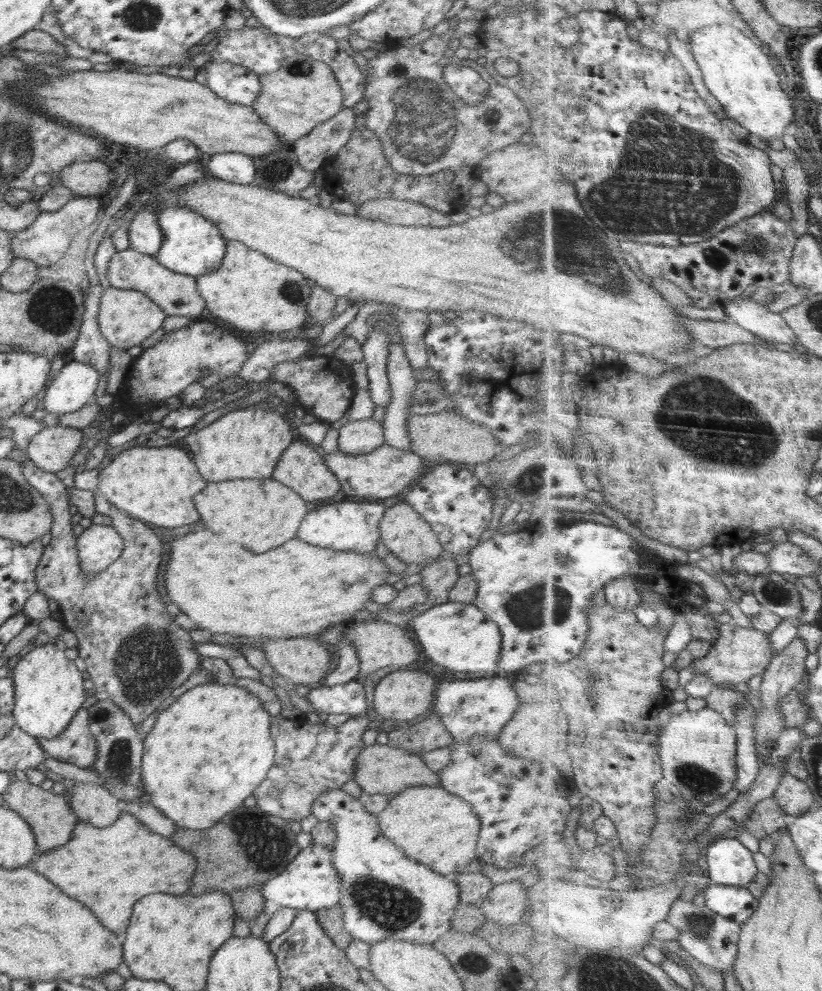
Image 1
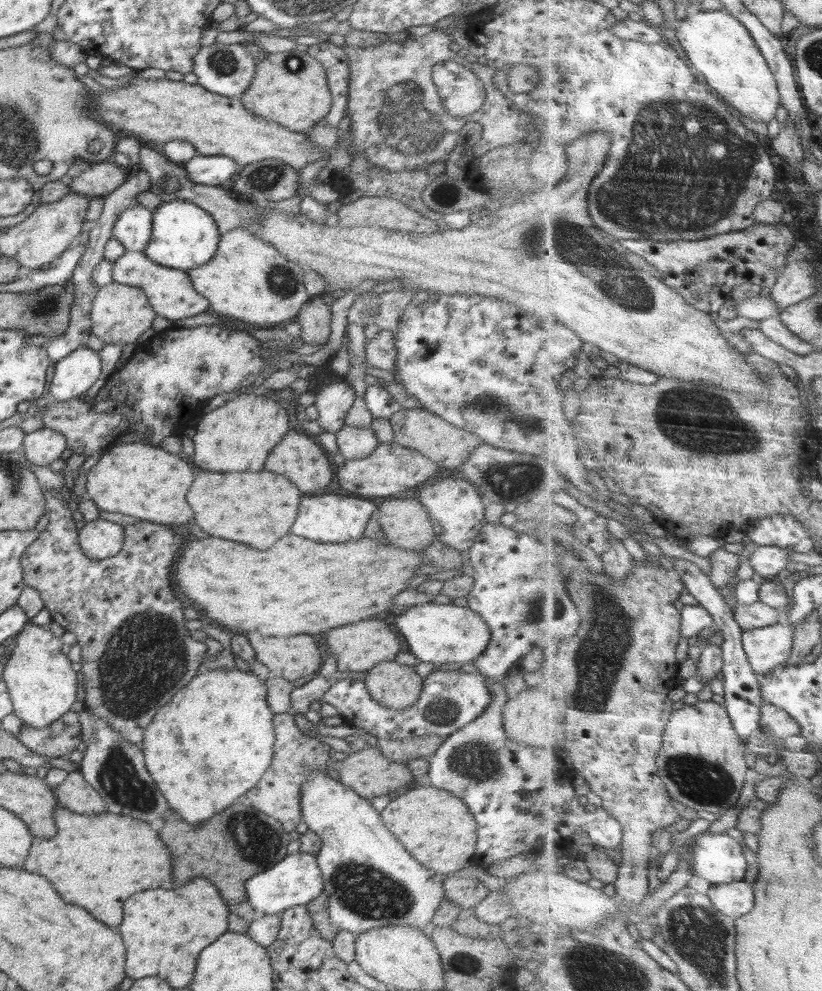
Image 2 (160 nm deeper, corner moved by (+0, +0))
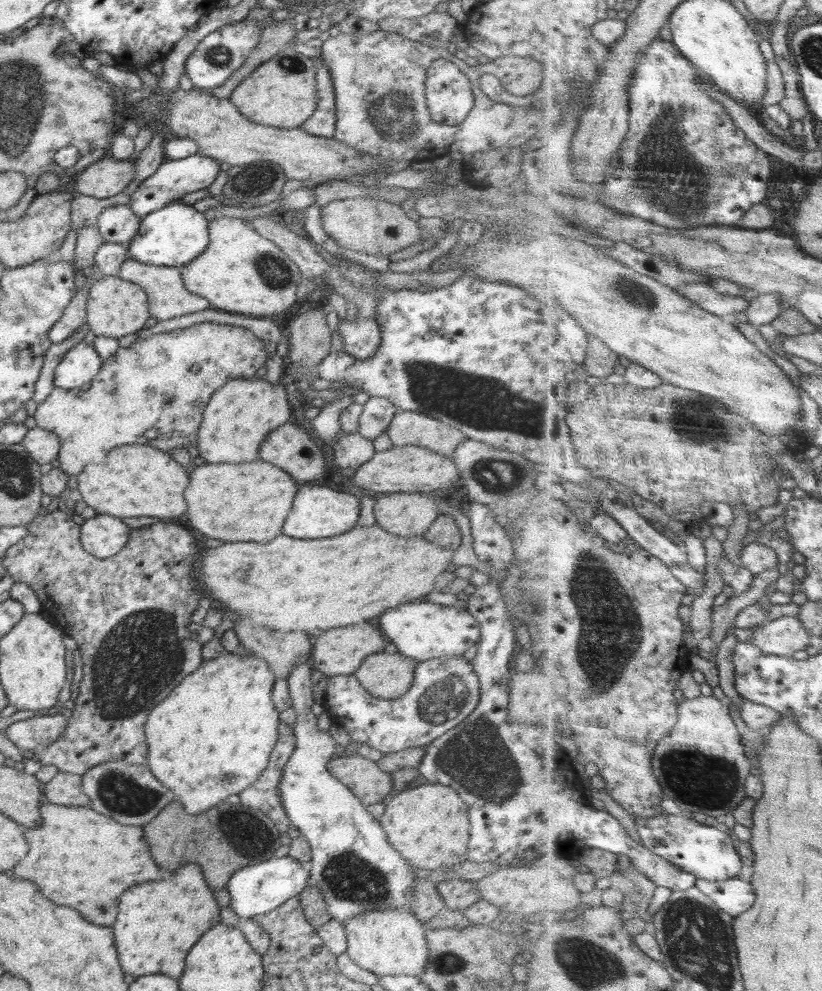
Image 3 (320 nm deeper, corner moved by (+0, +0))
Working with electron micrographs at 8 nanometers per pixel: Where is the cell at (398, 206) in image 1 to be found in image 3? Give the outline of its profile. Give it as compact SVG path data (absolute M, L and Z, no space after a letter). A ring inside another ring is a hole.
M345 198L321 207L322 224L328 237L344 248L388 257L411 244L422 241L419 224L410 219L400 205L374 198Z

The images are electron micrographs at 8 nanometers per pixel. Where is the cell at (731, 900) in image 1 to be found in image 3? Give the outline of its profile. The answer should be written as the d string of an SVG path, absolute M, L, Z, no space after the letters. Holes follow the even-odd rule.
M744 878L724 881L698 880L698 888L710 895L722 910L740 917L756 905L757 893L754 886Z

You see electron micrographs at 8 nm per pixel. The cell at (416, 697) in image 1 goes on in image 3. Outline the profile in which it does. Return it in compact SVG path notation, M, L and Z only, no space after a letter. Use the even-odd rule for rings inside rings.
M384 650L366 656L353 675L362 688L375 697L396 698L409 691L418 663L403 654L390 654Z

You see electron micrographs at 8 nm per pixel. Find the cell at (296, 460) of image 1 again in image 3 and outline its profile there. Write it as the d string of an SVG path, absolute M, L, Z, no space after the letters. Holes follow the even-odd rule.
M288 422L272 430L266 440L260 443L259 458L285 470L298 484L320 483L326 468L320 444L312 441L305 430Z

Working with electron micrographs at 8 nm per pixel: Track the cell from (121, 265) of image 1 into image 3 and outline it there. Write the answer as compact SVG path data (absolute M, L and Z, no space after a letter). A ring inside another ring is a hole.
M128 258L122 263L118 276L141 286L145 290L149 302L149 316L157 321L184 316L184 314L194 314L212 308L209 300L186 290L179 267L142 264L142 262Z

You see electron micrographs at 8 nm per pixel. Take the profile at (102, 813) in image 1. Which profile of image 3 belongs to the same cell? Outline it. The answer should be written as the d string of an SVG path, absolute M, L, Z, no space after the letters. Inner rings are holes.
M57 773L52 780L42 784L44 801L62 806L89 806L90 799L82 790L82 775Z

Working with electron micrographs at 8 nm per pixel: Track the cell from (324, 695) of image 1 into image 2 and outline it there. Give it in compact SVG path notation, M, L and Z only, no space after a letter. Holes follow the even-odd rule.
M462 670L432 671L423 680L418 700L402 710L381 705L371 697L362 681L352 678L341 679L321 696L320 702L331 704L339 712L346 725L362 728L378 738L412 738L425 734L448 736L469 722L477 719L489 705L491 692L487 689L485 676Z

